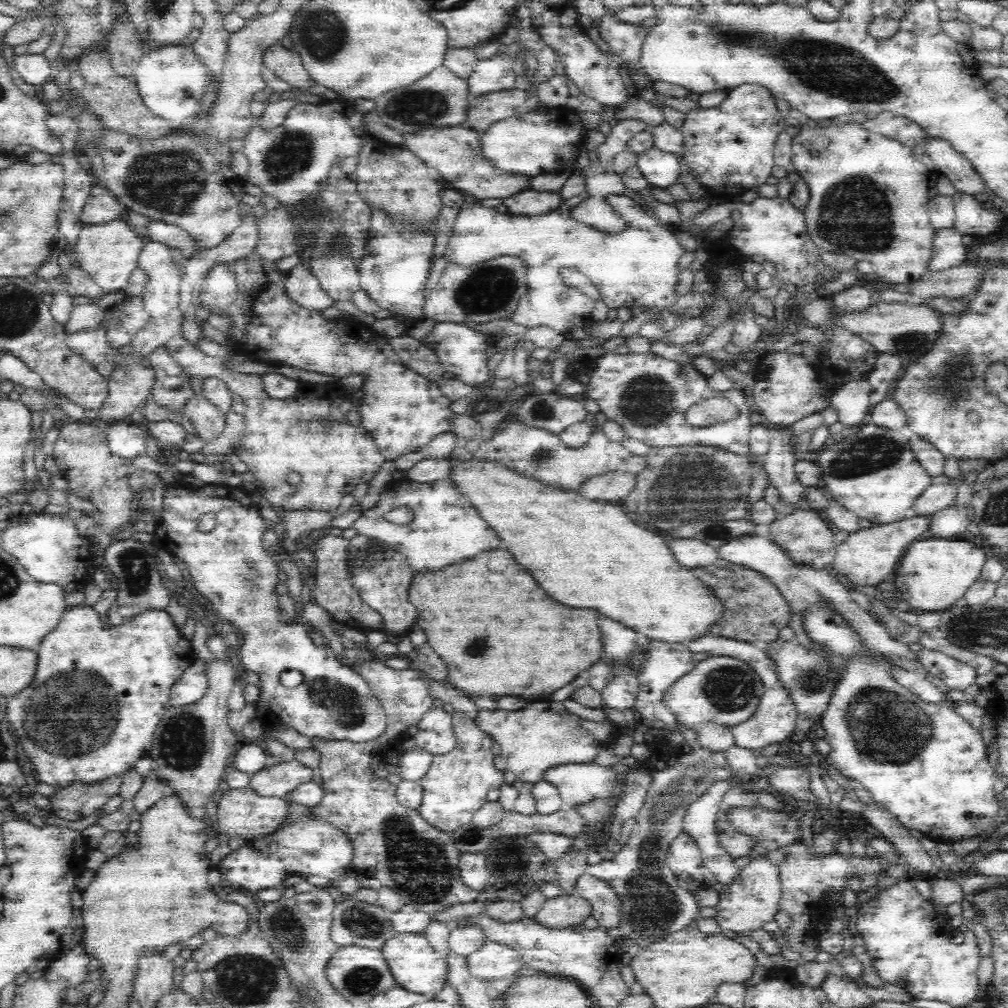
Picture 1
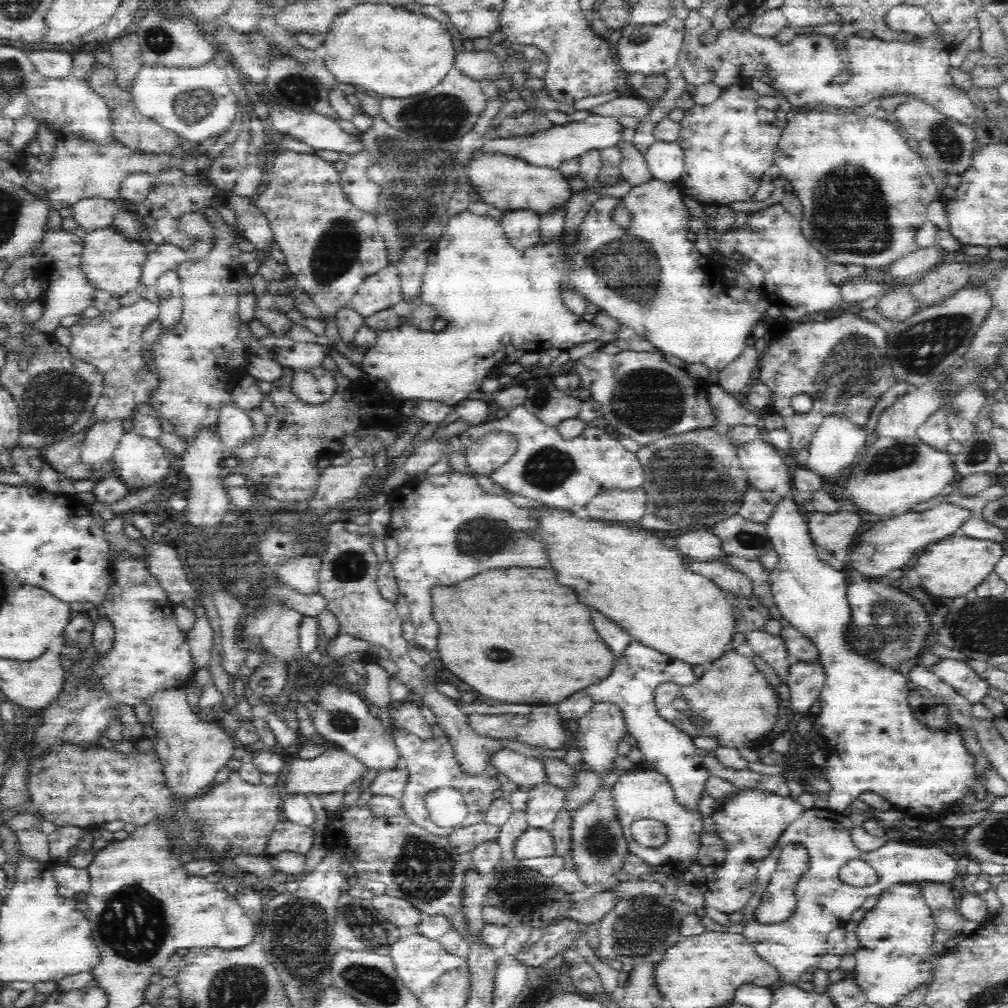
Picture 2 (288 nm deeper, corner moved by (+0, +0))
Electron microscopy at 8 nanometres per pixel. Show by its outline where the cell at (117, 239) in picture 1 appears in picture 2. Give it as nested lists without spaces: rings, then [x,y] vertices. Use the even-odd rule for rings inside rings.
[[[100,228],[84,236],[80,268],[94,288],[106,290],[112,298],[120,300],[128,292],[136,290],[140,282],[142,264],[148,260],[148,256],[150,252],[146,250],[146,246],[142,246],[142,242],[132,242],[130,238],[122,236],[116,228]]]

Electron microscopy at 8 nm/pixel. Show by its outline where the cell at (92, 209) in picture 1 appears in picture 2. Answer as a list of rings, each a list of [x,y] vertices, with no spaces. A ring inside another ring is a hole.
[[[84,198],[72,208],[74,220],[86,232],[94,232],[100,228],[114,228],[116,212],[120,212],[120,202],[104,198]]]

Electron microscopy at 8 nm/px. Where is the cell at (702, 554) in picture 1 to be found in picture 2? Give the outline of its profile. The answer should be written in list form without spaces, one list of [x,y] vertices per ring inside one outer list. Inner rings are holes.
[[[708,530],[682,534],[676,538],[676,542],[672,542],[672,546],[688,562],[702,562],[702,564],[704,562],[720,562],[720,564],[726,564],[726,560],[724,560],[726,554],[722,552],[720,538],[716,538]]]

